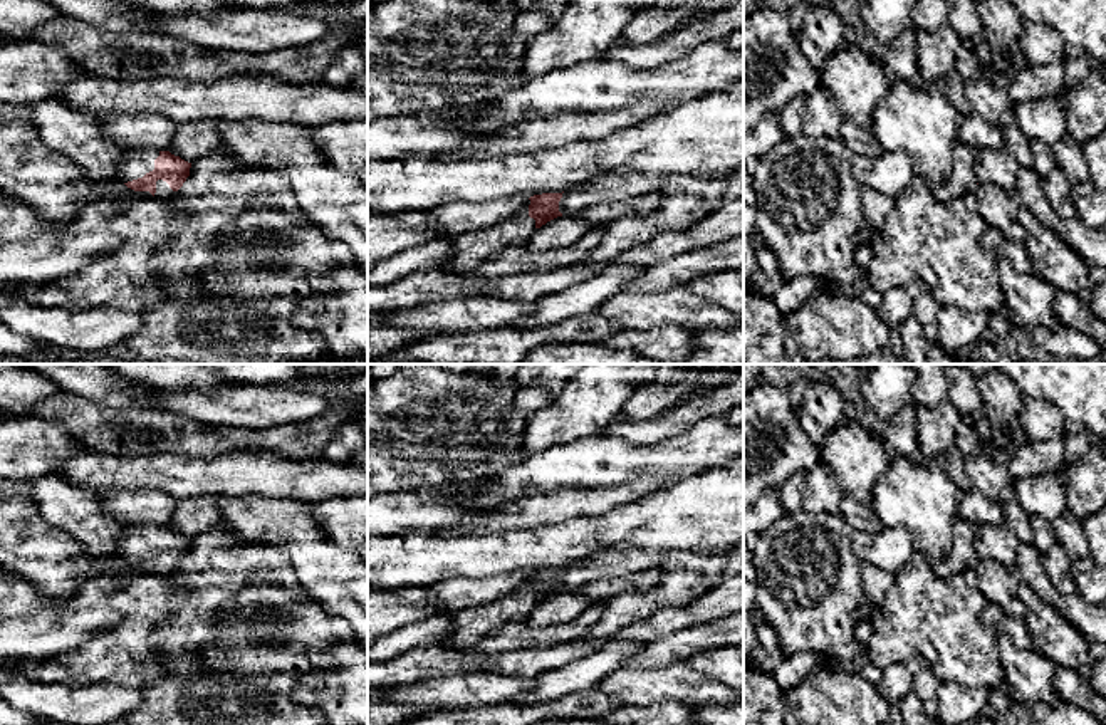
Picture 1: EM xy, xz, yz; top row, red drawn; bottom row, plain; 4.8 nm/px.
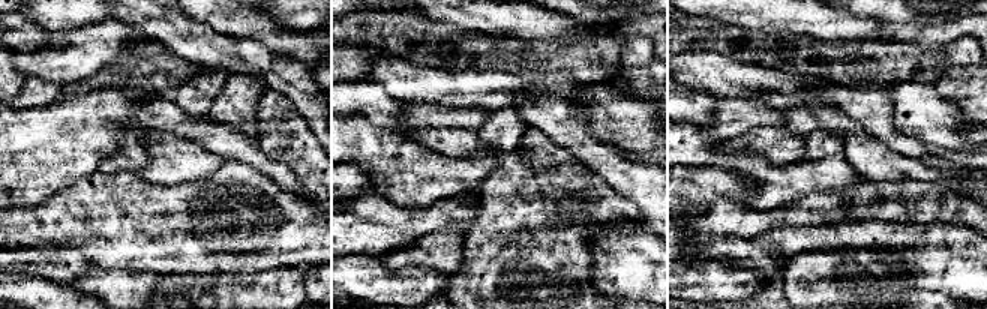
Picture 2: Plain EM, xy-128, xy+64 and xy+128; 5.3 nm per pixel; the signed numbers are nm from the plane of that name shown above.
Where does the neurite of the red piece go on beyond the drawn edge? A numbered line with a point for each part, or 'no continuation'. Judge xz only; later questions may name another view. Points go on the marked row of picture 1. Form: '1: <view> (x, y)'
1: xz (472, 249)

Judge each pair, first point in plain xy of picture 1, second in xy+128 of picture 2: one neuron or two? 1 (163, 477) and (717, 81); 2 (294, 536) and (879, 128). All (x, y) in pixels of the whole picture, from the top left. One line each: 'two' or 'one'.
1: one
2: one

